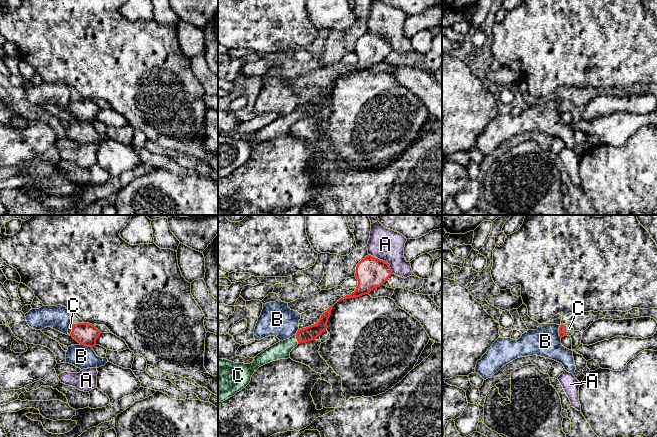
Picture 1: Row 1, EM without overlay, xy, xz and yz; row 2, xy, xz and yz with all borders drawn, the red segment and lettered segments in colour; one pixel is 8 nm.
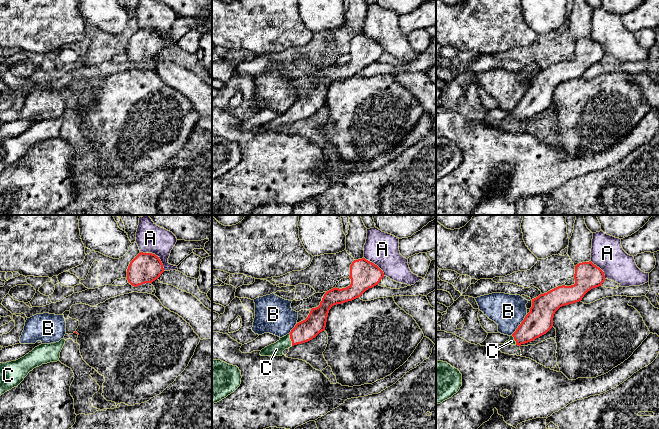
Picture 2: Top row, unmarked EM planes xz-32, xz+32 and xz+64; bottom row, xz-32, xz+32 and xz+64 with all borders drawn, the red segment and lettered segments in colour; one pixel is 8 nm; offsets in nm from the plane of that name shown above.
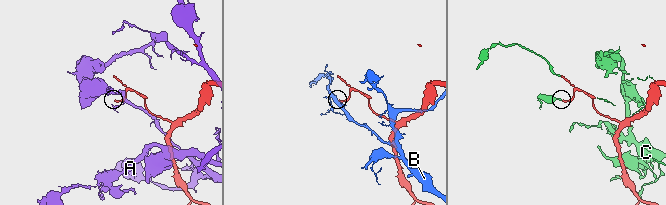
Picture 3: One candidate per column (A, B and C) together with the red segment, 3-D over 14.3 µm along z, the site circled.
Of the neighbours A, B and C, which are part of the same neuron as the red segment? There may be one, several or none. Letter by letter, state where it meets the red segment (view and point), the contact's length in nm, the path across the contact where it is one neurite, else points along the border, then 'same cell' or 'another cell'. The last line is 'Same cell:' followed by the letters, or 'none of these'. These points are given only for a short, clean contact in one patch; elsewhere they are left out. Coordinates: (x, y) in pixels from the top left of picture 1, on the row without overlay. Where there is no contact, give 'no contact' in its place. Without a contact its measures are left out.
A: contact xz (382, 36); length 240 nm; another cell
B: contact yz (559, 107); length 100 nm; border yz (561, 101), (559, 103), (560, 113); another cell
C: contact yz (565, 105); length 100 nm; same cell
Same cell: C

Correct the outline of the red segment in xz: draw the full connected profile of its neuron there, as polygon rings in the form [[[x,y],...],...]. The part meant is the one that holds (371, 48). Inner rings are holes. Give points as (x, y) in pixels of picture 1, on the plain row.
[[[368,31],[356,42],[355,53],[358,56],[358,62],[355,67],[337,78],[368,70],[374,64],[384,61],[391,51],[392,46],[387,38]]]

